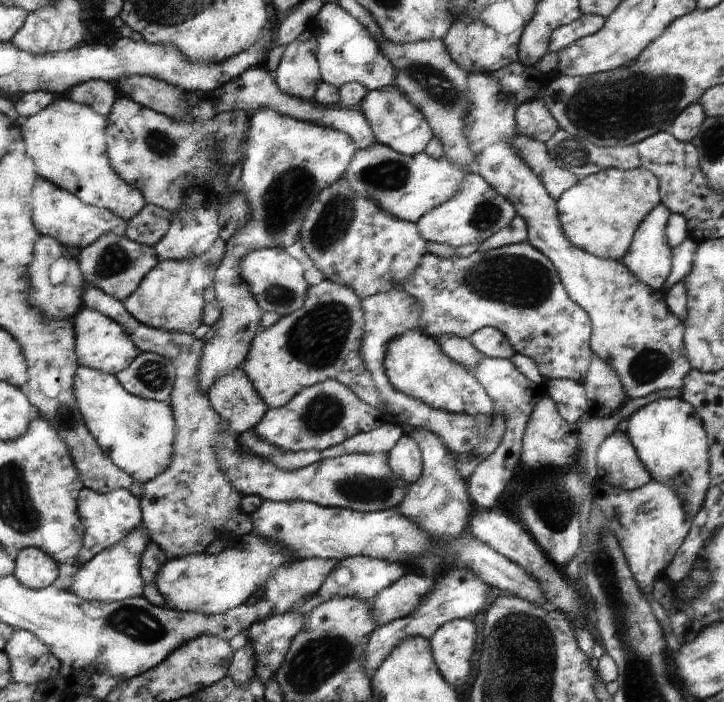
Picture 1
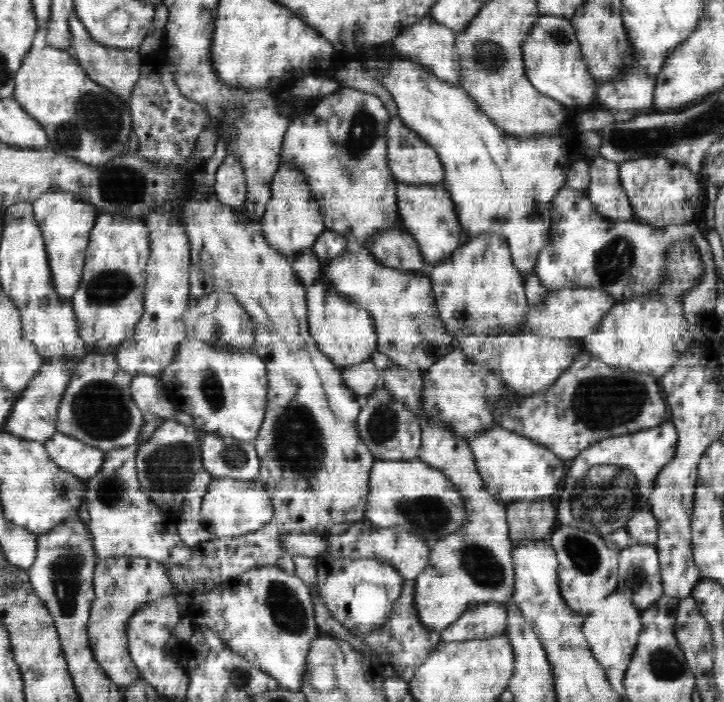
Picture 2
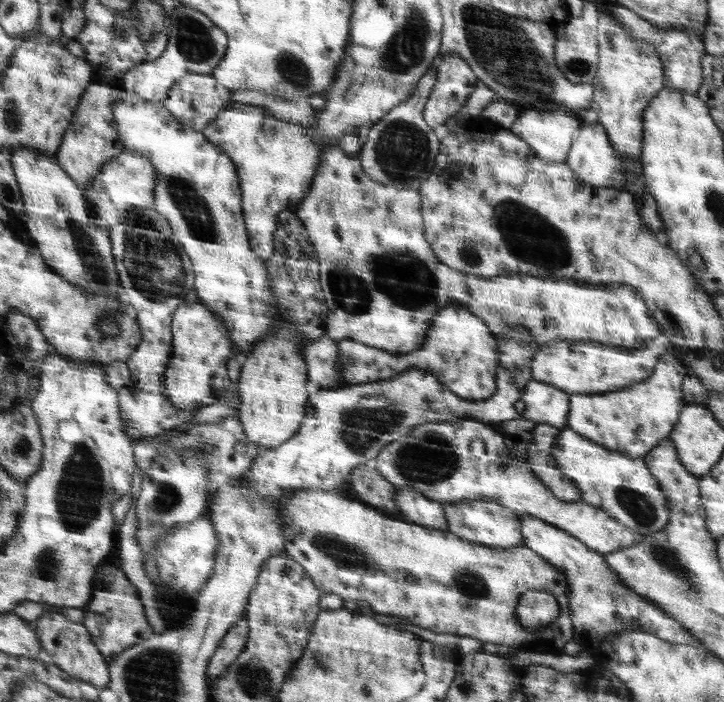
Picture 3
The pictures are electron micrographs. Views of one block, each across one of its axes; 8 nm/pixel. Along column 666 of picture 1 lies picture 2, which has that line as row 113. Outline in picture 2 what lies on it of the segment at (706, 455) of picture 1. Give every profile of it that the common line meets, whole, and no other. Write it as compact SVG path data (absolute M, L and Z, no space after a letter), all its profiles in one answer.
M395 51L390 55L389 62L383 65L383 70L377 72L376 78L396 102L396 116L439 154L444 167L444 178L441 183L451 194L452 202L455 202L456 214L459 215L459 223L462 226L462 243L468 240L470 235L489 234L490 231L503 235L516 271L524 276L524 280L528 279L535 273L538 254L549 240L552 225L551 203L564 186L570 170L570 160L562 150L562 140L558 132L550 136L509 136L488 118L460 85L440 80L420 64L400 56Z

